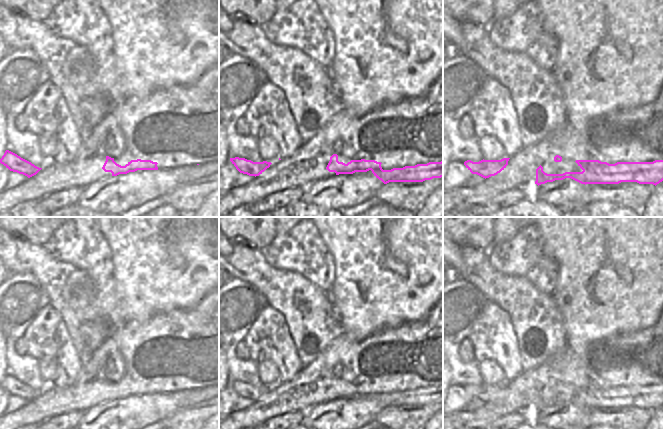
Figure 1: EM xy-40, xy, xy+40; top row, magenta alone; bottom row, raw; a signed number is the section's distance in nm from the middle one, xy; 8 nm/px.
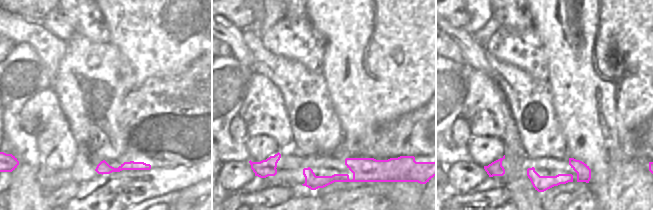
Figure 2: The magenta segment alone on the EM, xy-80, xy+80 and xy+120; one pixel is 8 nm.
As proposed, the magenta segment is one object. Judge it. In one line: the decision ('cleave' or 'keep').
keep

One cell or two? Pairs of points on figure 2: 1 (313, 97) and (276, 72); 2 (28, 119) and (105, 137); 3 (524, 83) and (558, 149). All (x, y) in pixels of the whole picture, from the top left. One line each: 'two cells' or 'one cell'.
1: one cell
2: two cells
3: one cell

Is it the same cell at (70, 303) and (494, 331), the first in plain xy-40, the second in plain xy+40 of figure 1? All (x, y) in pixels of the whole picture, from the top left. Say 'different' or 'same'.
different

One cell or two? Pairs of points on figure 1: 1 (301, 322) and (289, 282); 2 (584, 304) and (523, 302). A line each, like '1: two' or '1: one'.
1: one
2: two

